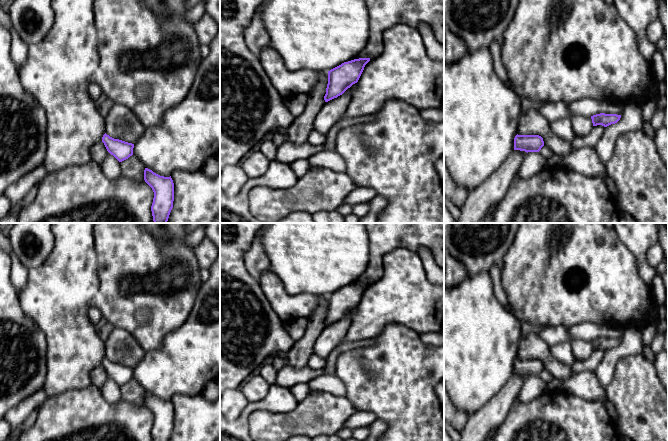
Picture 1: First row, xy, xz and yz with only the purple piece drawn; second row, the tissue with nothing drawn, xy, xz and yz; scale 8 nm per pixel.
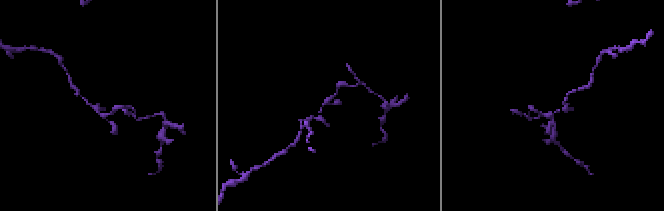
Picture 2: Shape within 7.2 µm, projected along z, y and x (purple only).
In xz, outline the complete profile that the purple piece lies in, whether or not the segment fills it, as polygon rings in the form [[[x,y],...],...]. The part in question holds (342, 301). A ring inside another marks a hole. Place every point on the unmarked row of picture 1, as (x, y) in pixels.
[[[359,282],[348,286],[328,295],[328,308],[325,326],[328,326],[342,319],[353,308],[357,307],[365,289],[370,285],[370,282]]]

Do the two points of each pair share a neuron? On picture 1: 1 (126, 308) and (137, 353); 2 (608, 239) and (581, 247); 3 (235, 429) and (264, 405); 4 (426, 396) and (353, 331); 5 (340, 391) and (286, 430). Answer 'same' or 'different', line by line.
1: different
2: same
3: same
4: different
5: different

